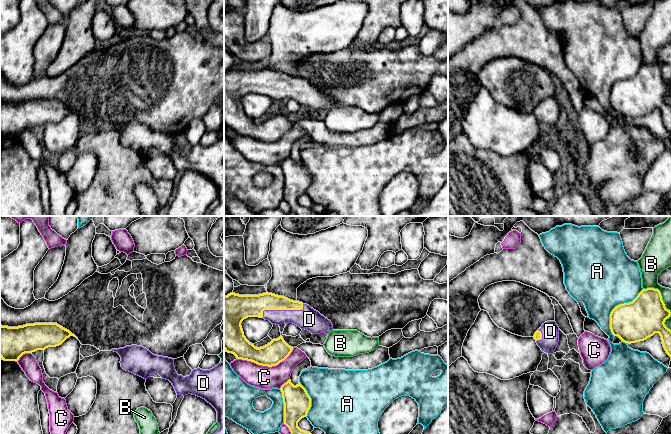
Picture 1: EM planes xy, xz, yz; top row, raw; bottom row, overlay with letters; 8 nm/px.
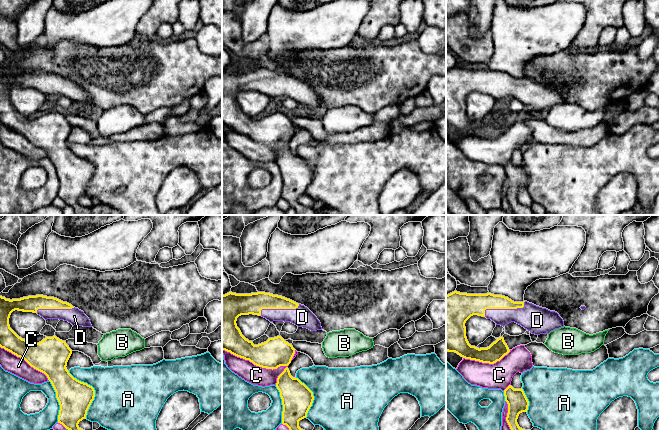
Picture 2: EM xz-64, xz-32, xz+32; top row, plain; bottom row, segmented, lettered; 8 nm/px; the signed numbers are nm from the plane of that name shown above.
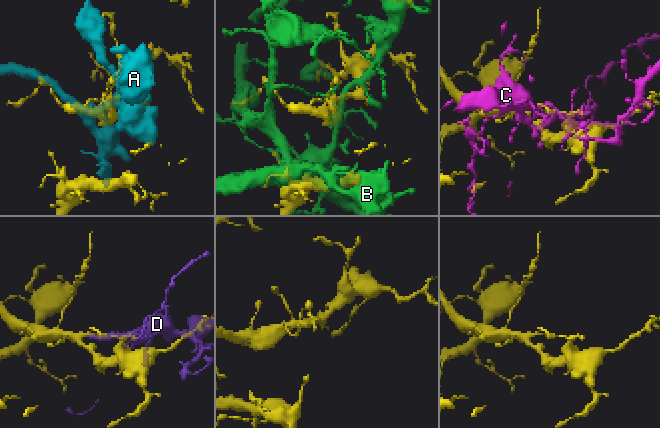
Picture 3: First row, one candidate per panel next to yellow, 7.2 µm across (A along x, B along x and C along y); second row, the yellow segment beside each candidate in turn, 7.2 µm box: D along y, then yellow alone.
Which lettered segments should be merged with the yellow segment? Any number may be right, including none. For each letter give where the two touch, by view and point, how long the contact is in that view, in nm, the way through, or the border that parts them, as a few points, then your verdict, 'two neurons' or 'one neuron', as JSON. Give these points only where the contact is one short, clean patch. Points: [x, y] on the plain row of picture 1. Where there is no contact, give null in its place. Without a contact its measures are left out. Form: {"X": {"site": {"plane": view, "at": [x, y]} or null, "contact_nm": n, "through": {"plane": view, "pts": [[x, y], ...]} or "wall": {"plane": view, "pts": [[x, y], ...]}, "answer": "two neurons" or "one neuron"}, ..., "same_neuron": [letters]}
{"A": {"site": {"plane": "yz", "at": [614, 84]}, "contact_nm": 440, "answer": "two neurons"}, "B": {"site": {"plane": "yz", "at": [660, 70]}, "contact_nm": 300, "answer": "two neurons"}, "C": {"site": {"plane": "xz", "at": [266, 141]}, "contact_nm": 460, "answer": "two neurons"}, "D": {"site": {"plane": "xz", "at": [281, 85]}, "contact_nm": 360, "answer": "one neuron"}, "same_neuron": ["D"]}

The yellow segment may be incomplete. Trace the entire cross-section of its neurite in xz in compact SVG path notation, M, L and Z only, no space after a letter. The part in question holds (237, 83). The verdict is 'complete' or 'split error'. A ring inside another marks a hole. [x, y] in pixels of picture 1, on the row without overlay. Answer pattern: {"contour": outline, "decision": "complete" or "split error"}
{"contour": "M230 69L224 72L224 126L232 129L237 135L247 136L262 142L276 142L284 137L292 128L293 123L289 122L280 112L273 115L267 121L257 124L250 119L244 112L241 99L248 93L259 93L269 96L272 100L280 101L282 99L293 99L301 105L310 107L312 110L329 110L333 106L330 96L321 91L307 80L299 77L290 76L284 72L278 72L272 69L263 69L259 71L239 71Z", "decision": "split error"}

